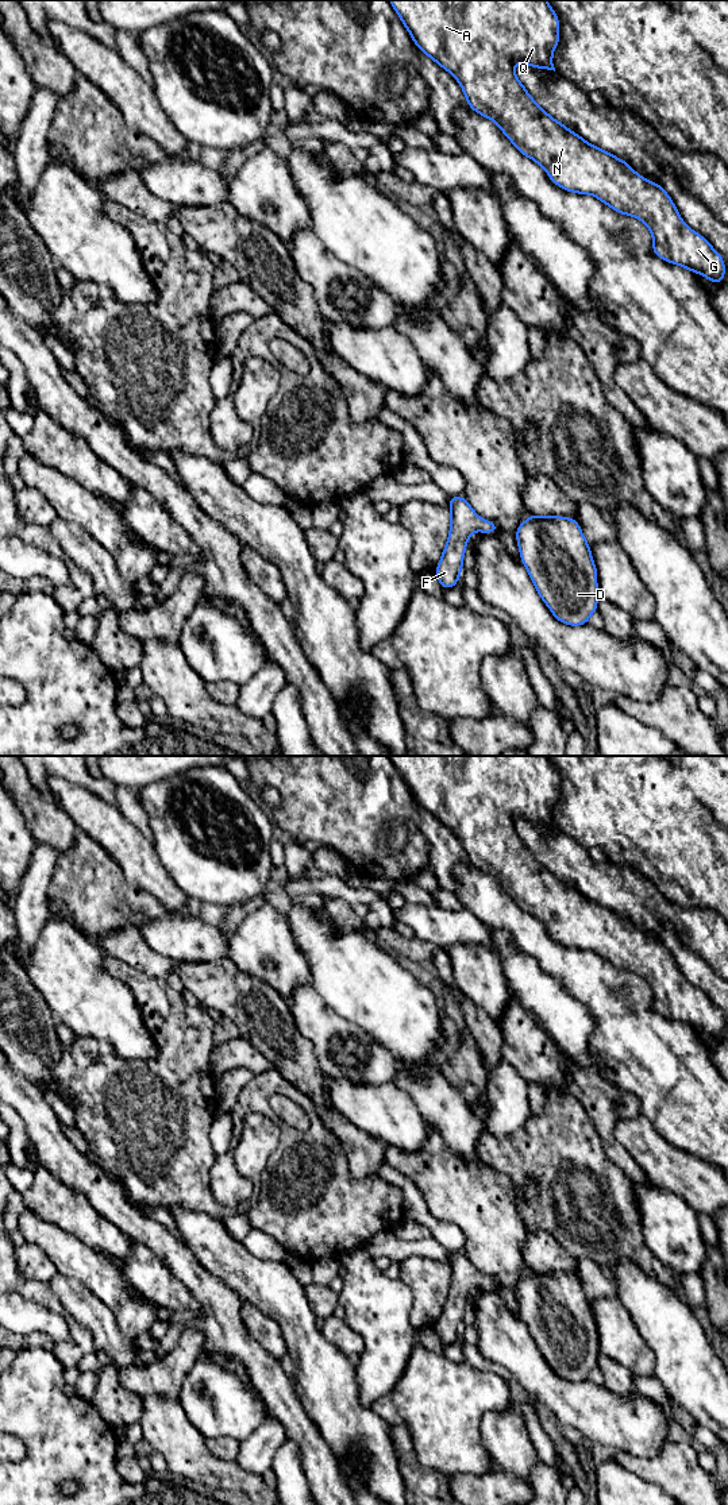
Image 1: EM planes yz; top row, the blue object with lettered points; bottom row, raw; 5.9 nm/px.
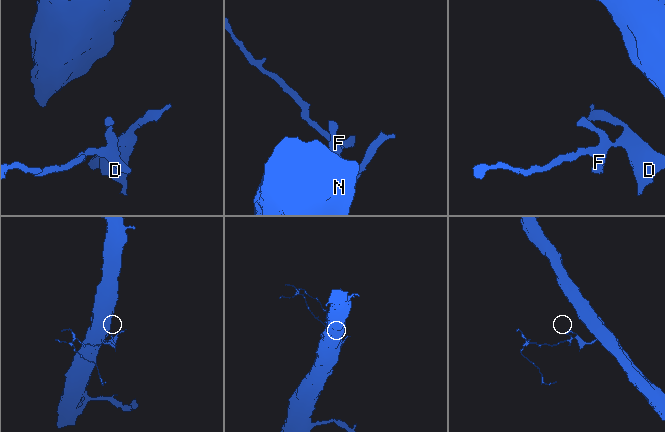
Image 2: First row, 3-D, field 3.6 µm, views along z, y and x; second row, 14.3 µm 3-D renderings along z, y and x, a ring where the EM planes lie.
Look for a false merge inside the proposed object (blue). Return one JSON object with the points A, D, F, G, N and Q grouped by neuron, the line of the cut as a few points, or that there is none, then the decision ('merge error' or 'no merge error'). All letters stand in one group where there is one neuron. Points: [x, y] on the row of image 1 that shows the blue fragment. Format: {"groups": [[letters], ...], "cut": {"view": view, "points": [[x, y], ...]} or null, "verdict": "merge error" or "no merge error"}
{"groups": [["A", "D", "F", "G", "N", "Q"]], "cut": null, "verdict": "no merge error"}

